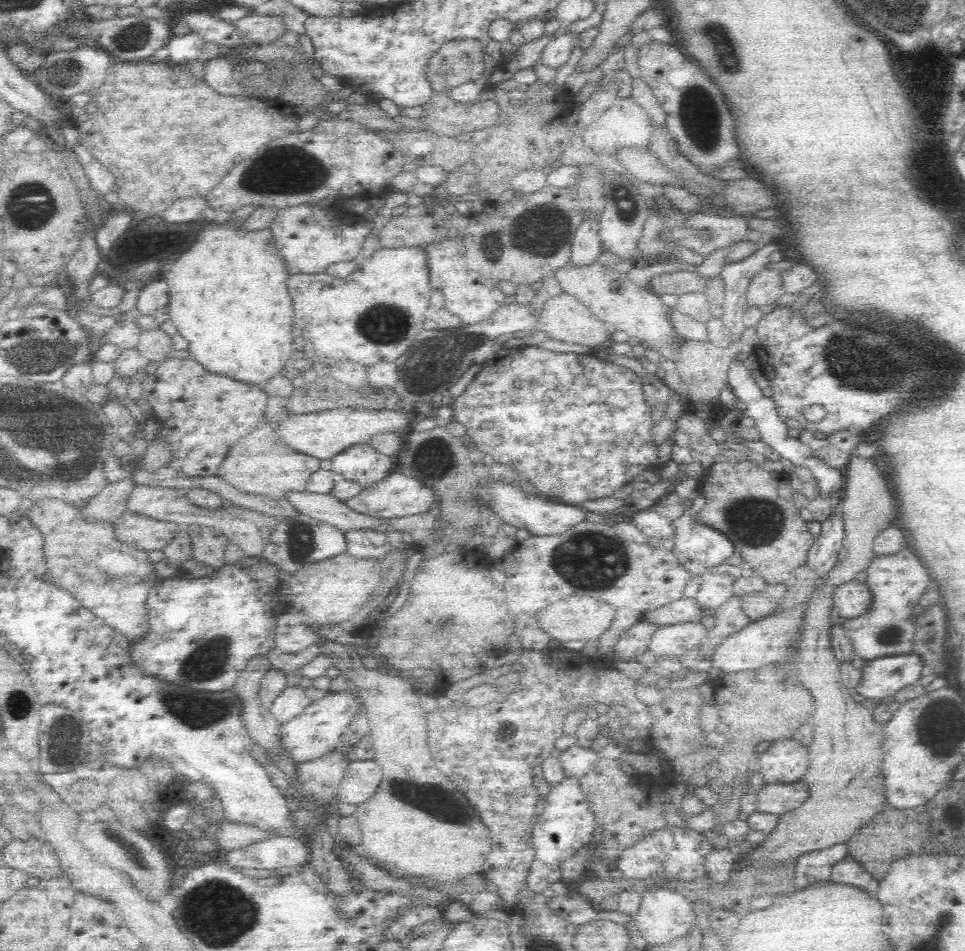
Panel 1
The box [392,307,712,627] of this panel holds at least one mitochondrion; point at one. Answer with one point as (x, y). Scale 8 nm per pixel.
(437, 359)

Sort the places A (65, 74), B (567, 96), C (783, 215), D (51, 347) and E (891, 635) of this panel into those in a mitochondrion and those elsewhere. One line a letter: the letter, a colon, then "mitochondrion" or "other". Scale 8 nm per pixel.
A: mitochondrion
B: other
C: other
D: mitochondrion
E: mitochondrion

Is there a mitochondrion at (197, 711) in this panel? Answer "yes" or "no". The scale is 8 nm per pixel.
yes

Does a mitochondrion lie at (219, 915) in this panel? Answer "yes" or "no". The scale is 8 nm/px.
yes

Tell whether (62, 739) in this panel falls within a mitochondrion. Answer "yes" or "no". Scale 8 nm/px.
yes

